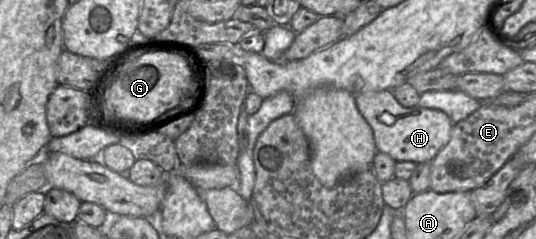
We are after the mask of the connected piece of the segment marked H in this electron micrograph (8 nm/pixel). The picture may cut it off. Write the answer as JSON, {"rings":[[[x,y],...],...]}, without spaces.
{"rings":[[[392,90],[358,93],[355,99],[359,112],[372,128],[377,152],[388,154],[396,162],[431,162],[451,138],[454,123],[444,112],[419,106],[403,107]]]}

